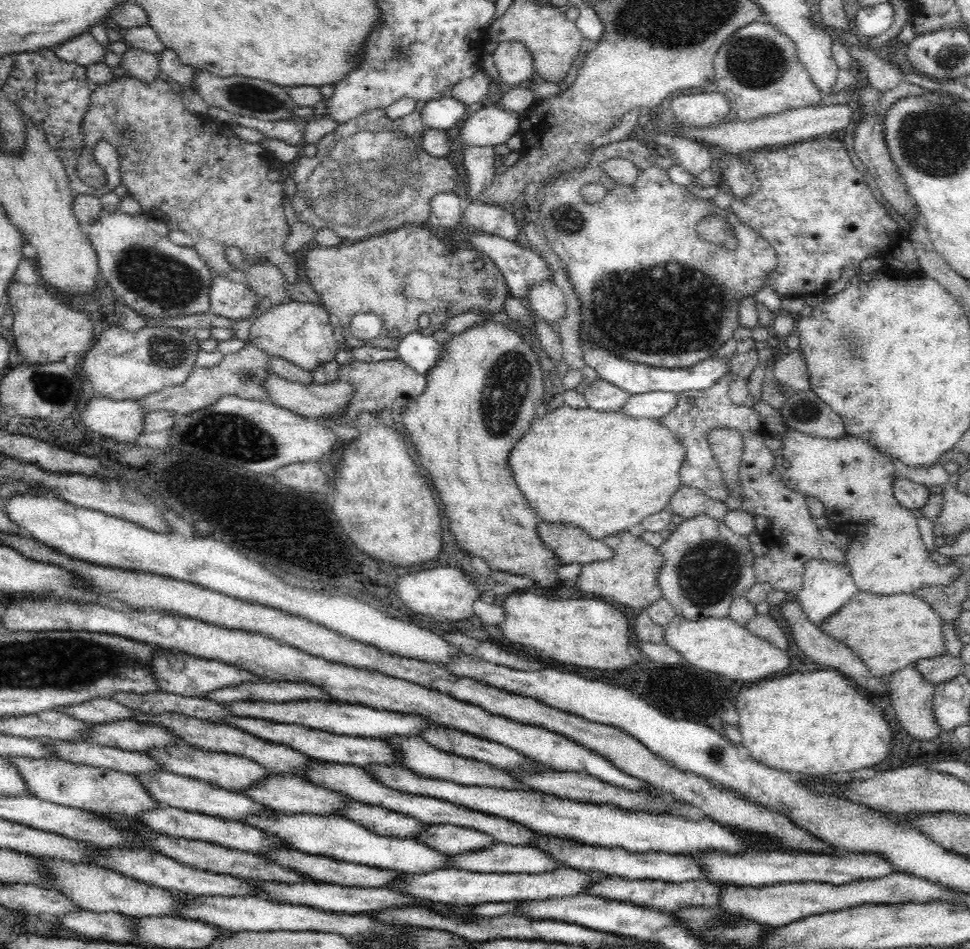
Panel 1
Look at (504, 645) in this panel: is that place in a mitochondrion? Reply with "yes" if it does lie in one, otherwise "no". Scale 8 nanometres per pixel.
no

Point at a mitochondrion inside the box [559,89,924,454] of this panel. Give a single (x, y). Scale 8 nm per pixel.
(690, 303)

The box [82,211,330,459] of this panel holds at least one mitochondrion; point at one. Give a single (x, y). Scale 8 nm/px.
(158, 279)

